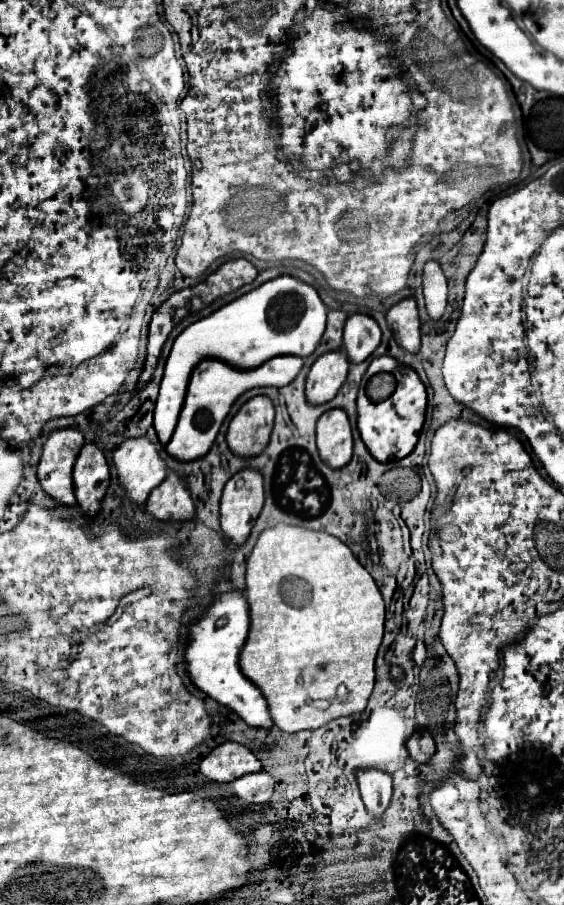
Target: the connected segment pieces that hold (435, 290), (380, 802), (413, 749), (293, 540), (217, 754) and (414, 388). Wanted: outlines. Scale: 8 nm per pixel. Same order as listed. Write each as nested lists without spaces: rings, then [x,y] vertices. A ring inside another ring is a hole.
[[[428,261],[424,267],[424,299],[432,321],[438,321],[446,309],[446,277],[436,261]]]
[[[362,769],[356,773],[362,801],[372,815],[386,811],[392,797],[392,777],[380,769]]]
[[[416,731],[410,739],[408,739],[408,751],[410,751],[410,757],[416,761],[416,763],[426,763],[430,761],[430,757],[434,755],[434,739],[430,733],[424,733],[424,731]]]
[[[284,523],[262,531],[246,563],[246,599],[250,605],[250,633],[240,653],[240,671],[260,687],[276,727],[286,733],[312,731],[336,717],[364,711],[374,689],[374,661],[384,635],[384,601],[370,573],[340,539]],[[282,587],[290,587],[290,595],[300,595],[300,603],[288,603]],[[338,685],[348,687],[346,701],[336,699]]]
[[[234,741],[214,747],[200,763],[200,773],[216,783],[230,783],[256,771],[262,771],[258,757],[248,747]]]
[[[398,369],[398,377],[400,379],[396,385],[394,375],[378,373],[368,381],[366,393],[364,393],[364,389],[358,393],[358,431],[360,431],[364,445],[368,447],[370,455],[380,463],[400,461],[400,459],[408,457],[412,453],[412,449],[416,447],[420,429],[424,425],[426,387],[422,385],[420,377],[412,369],[406,369],[406,373],[402,373],[402,369]]]

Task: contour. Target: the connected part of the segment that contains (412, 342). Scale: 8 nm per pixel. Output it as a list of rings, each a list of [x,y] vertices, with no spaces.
[[[412,297],[396,303],[386,313],[386,321],[394,333],[396,343],[402,349],[406,349],[408,353],[420,351],[420,319],[418,319],[416,301]]]

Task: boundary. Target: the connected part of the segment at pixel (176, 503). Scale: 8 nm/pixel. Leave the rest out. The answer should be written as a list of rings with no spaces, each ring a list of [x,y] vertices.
[[[168,473],[168,477],[150,493],[146,513],[158,521],[188,521],[194,517],[192,497],[184,487],[184,481],[176,479],[176,473]]]

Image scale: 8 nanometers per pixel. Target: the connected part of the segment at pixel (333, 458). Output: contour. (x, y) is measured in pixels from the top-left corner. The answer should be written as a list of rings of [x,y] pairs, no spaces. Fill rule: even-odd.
[[[340,409],[326,411],[318,419],[316,427],[316,445],[320,459],[332,467],[340,469],[352,459],[352,429],[348,417]]]

